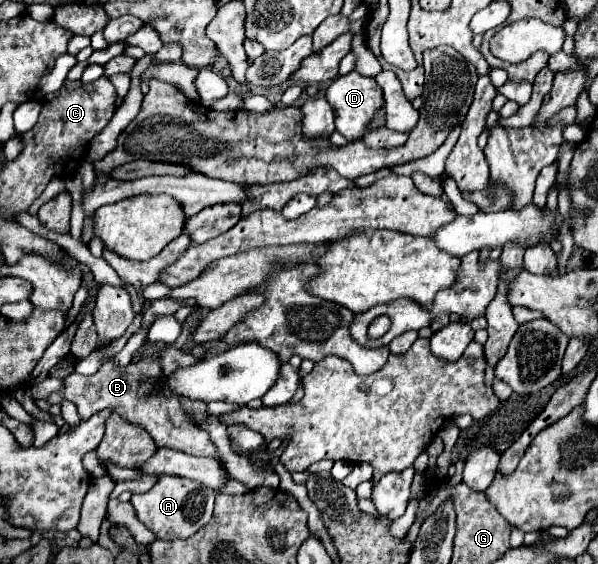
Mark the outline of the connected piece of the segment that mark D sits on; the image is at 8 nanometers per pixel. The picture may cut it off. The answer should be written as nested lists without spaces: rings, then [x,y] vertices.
[[[350,71],[348,75],[336,77],[330,87],[326,89],[326,99],[336,115],[336,131],[342,133],[346,139],[358,139],[364,135],[366,125],[370,123],[376,109],[382,107],[384,97],[380,85],[372,77],[362,77],[356,71]]]

